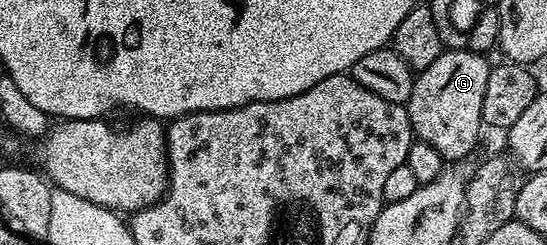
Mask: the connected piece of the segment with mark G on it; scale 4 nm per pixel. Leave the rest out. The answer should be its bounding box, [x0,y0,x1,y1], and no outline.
[407,49,492,163]

